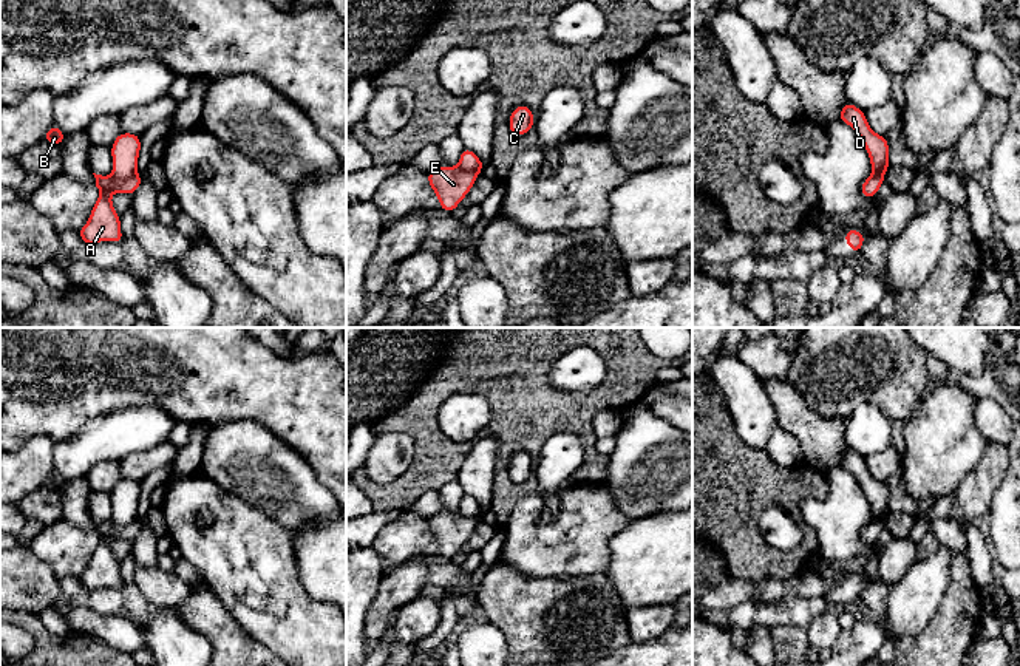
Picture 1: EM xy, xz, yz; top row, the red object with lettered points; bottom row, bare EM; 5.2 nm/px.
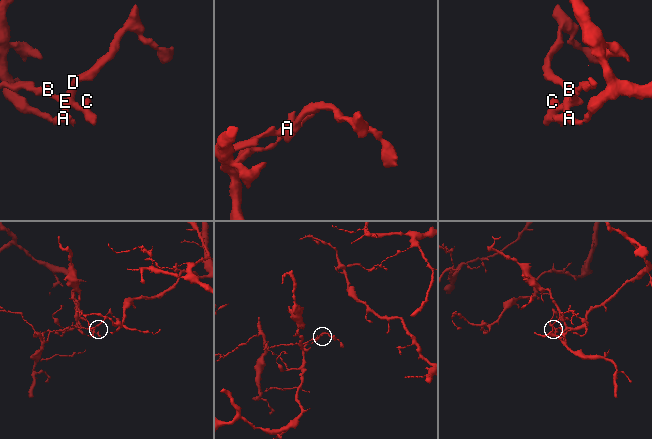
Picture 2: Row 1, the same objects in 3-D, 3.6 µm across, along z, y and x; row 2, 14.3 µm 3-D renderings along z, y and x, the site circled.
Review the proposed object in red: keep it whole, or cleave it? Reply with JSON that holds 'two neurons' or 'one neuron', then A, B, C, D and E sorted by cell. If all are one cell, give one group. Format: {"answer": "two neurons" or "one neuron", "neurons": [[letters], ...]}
{"answer": "two neurons", "neurons": [["A", "D"], ["B", "C", "E"]]}

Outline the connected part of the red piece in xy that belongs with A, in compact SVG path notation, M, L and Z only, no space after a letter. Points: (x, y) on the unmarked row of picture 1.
M100 538L91 555L87 570L77 576L79 583L88 592L100 587L122 589L121 564L111 549L113 538Z

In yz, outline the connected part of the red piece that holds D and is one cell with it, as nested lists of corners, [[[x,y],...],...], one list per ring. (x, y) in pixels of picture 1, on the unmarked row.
[[[847,448],[841,454],[839,468],[850,471],[869,499],[872,510],[872,522],[884,521],[890,513],[889,505],[889,488],[886,482],[876,481],[865,465],[865,457],[855,453],[852,448]]]

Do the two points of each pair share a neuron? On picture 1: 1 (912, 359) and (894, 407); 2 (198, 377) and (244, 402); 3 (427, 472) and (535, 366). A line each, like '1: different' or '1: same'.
1: same
2: same
3: same

